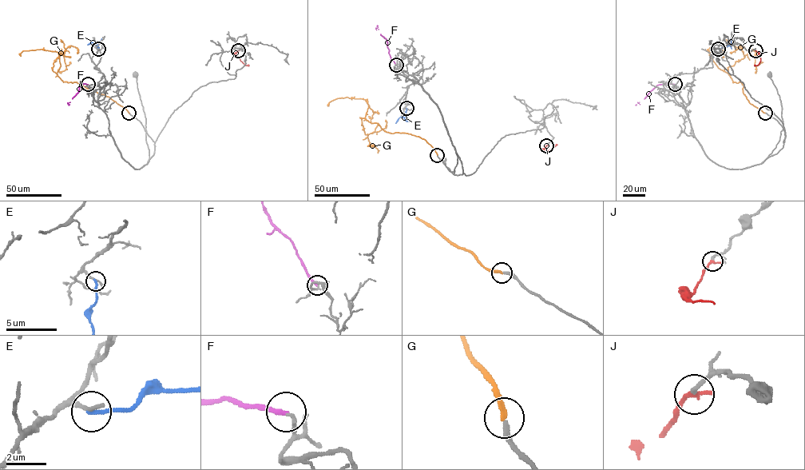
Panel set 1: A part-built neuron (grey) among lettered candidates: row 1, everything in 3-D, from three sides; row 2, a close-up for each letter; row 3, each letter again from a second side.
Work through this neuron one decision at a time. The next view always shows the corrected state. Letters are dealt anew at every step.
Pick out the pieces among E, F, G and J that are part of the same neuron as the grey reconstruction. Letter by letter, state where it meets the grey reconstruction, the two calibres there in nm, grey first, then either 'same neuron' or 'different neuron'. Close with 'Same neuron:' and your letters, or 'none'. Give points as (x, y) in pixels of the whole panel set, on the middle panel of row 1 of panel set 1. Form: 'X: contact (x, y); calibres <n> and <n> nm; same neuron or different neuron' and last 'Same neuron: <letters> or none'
E: contact (406, 108); calibres 240 and 220 nm; different neuron
F: contact (396, 65); calibres 180 and 240 nm; different neuron
G: contact (437, 155); calibres 240 and 200 nm; same neuron
J: contact (546, 145); calibres 200 and 280 nm; same neuron
Same neuron: G, J

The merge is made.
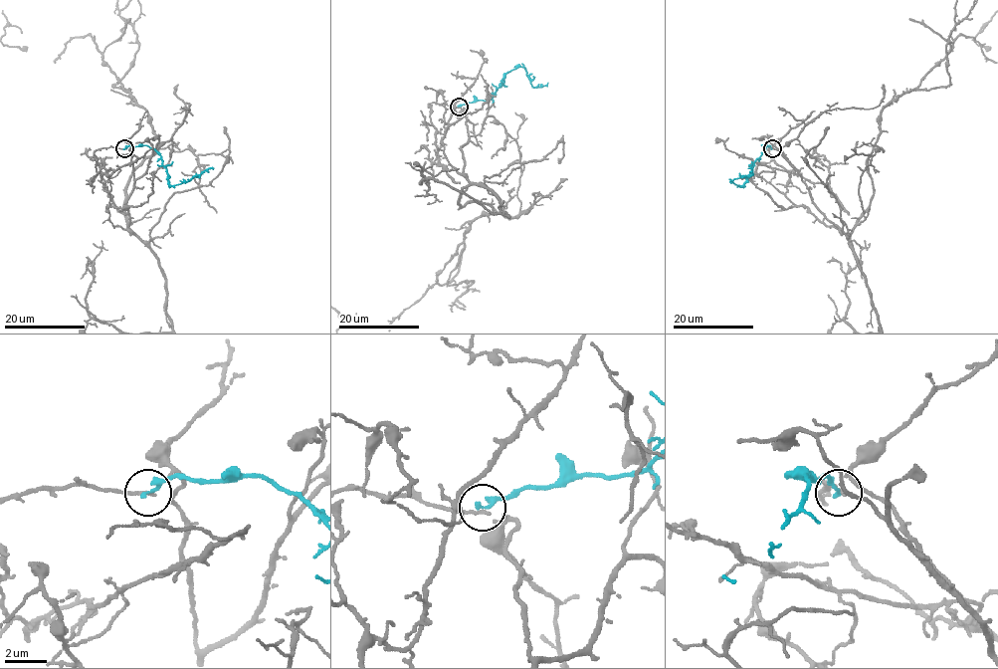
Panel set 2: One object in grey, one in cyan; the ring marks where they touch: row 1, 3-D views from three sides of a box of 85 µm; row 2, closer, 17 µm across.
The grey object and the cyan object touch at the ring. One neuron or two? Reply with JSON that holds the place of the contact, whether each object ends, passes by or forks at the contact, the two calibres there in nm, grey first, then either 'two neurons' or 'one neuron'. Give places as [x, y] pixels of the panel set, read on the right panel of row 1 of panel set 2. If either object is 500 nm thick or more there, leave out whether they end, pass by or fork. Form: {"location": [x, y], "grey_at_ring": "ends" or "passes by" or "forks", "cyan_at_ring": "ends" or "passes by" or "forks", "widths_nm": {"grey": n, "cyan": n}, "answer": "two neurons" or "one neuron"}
{"location": [772, 148], "grey_at_ring": "passes by", "cyan_at_ring": "ends", "widths_nm": {"grey": 120, "cyan": 240}, "answer": "two neurons"}

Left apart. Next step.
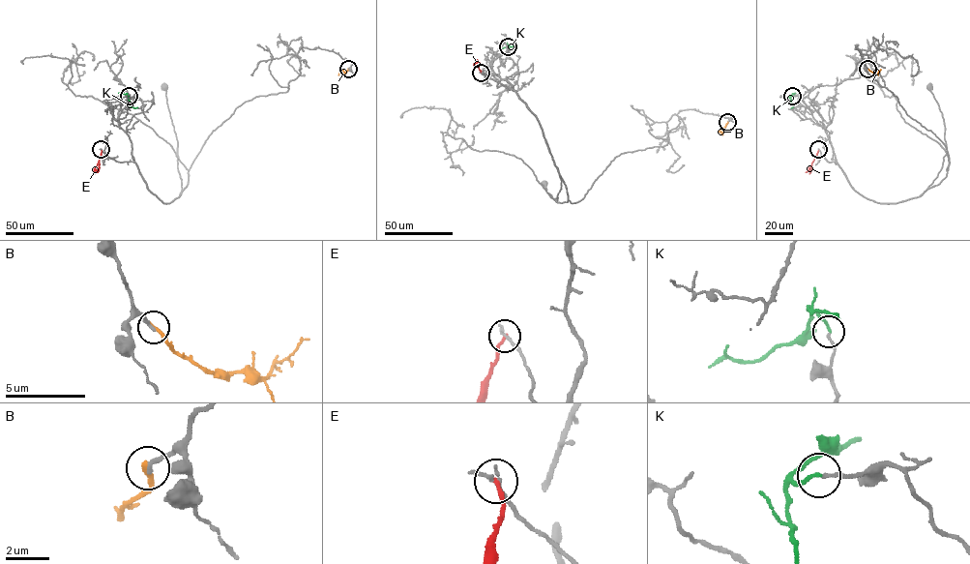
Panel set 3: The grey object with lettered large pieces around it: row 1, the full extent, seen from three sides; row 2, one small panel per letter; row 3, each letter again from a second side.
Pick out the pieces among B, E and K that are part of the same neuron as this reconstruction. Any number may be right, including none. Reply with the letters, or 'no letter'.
K

